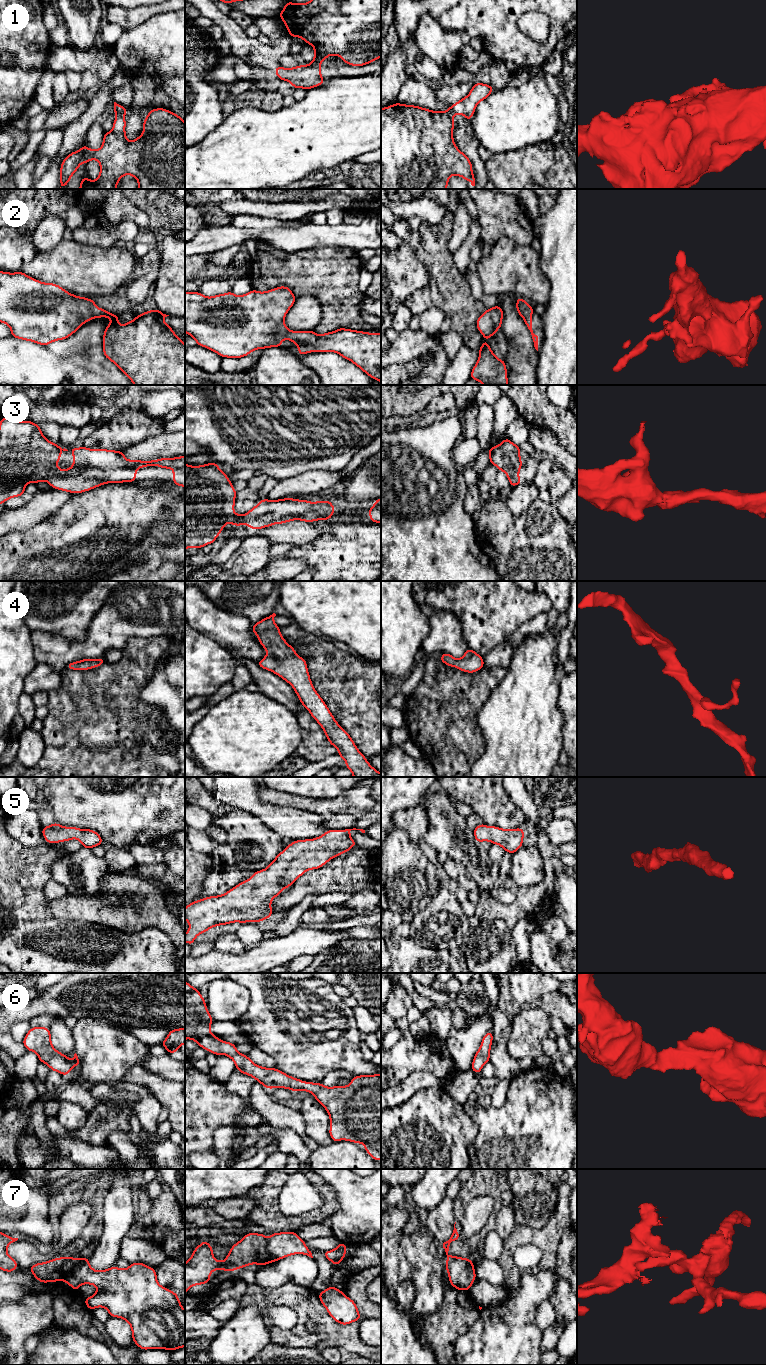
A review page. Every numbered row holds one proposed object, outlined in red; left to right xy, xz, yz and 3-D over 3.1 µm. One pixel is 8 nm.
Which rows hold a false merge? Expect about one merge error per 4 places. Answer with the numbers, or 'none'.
1, 7

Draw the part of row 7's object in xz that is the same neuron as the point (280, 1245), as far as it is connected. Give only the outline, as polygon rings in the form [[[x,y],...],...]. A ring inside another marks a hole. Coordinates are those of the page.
[[[296,1232],[272,1233],[268,1238],[267,1249],[272,1257],[272,1262],[294,1254],[304,1254],[313,1258],[305,1241]]]

